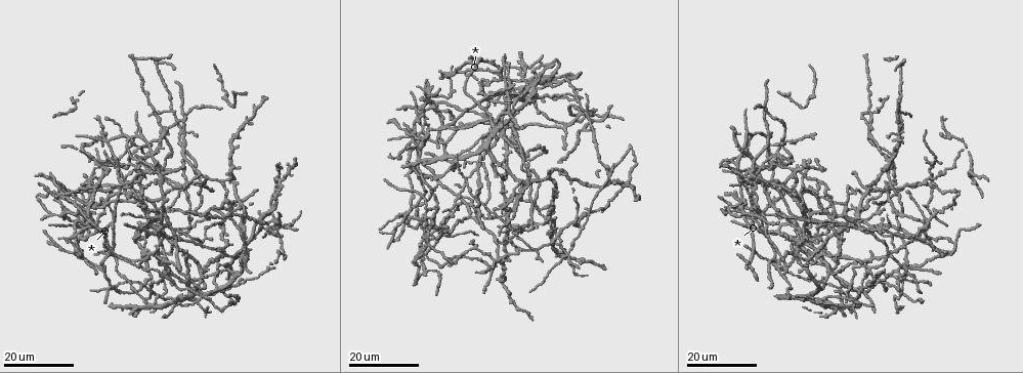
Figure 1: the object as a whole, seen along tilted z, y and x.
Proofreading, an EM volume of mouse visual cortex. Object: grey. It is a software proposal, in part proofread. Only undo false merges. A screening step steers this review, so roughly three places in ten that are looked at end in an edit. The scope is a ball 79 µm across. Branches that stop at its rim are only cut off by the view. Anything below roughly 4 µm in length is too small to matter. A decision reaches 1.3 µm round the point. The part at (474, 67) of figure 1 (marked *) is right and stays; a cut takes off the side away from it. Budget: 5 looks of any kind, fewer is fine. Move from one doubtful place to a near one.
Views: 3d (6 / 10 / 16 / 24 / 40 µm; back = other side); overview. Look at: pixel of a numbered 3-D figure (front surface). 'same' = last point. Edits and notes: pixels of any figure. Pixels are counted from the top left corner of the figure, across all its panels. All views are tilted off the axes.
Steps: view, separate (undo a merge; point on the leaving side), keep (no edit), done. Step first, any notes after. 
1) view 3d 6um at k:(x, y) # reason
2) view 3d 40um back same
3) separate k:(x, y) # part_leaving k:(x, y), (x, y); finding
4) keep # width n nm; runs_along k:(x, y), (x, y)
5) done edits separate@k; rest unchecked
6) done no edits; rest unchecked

view 3d 24um at 1:(151, 154) # branch point

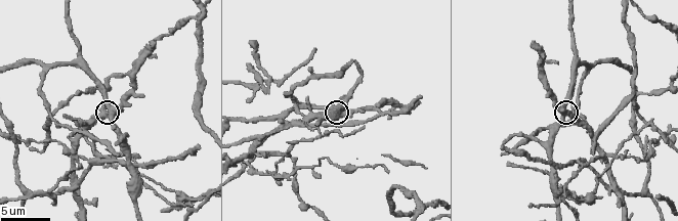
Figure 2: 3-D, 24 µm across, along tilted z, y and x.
view 3d 6um at 2:(111, 118)

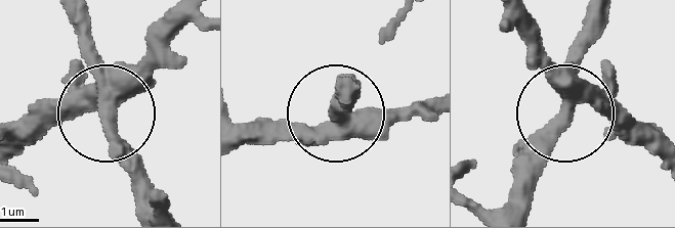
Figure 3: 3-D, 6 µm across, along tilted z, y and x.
keep # arms 3; runs_along 3:(662, 162), (594, 104), (571, 111), (536, 25); all the same cell

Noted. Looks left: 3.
view 3d 10um at 2:(575, 160) # side arm on a straight run

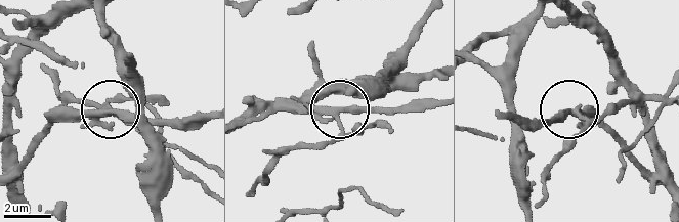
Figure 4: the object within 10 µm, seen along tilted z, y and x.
separate 4:(324, 145) # part_leaving 4:(328, 115), (338, 127), (336, 136), (284, 151), (247, 190); a second cell is stuck on

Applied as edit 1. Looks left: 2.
done edits separate@4; rest unchecked

